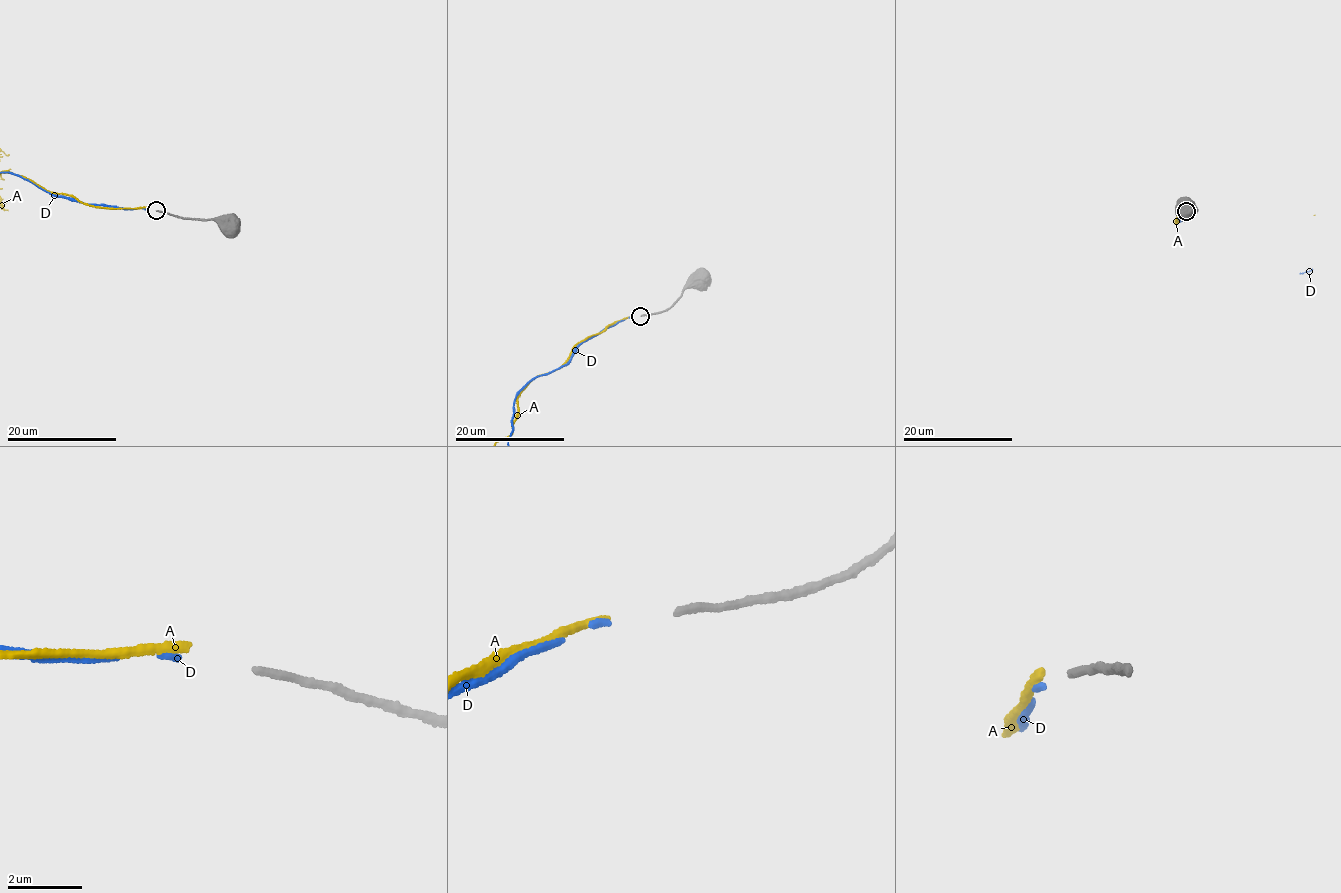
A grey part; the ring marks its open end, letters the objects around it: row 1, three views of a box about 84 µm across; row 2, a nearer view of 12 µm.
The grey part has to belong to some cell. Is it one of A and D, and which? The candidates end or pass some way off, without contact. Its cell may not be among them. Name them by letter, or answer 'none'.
D

